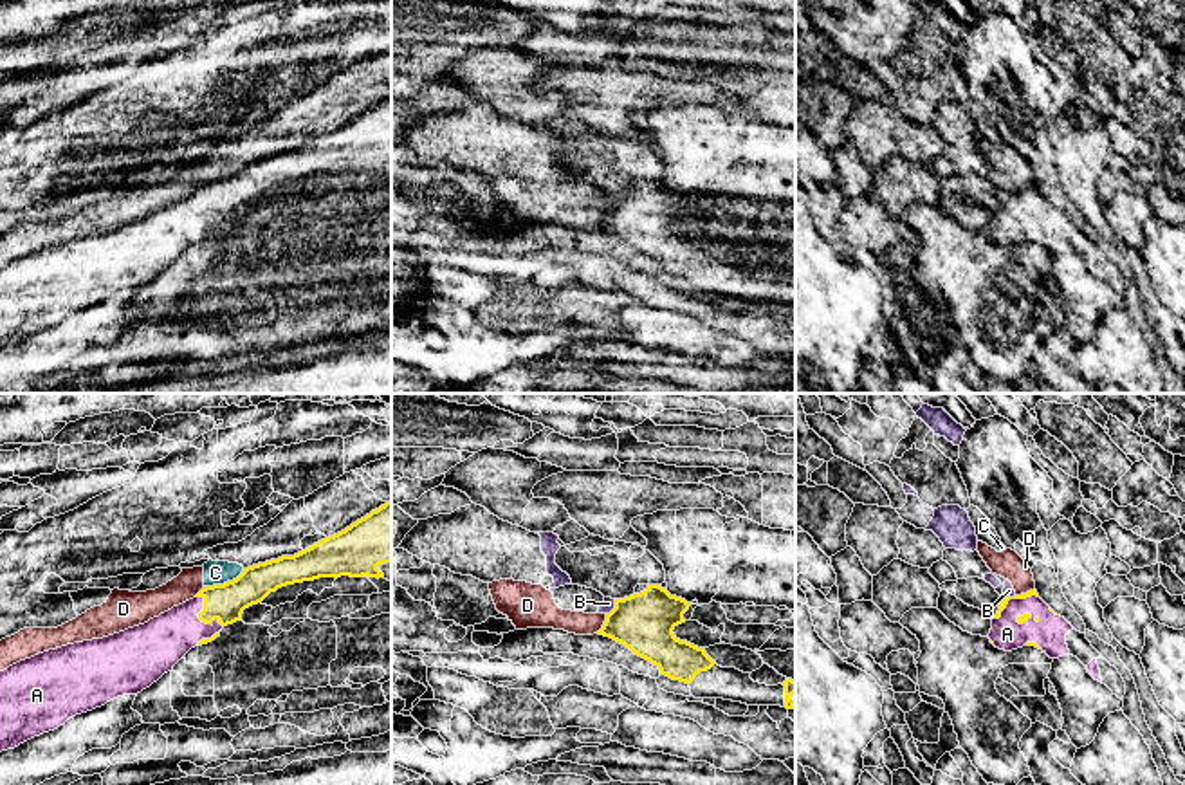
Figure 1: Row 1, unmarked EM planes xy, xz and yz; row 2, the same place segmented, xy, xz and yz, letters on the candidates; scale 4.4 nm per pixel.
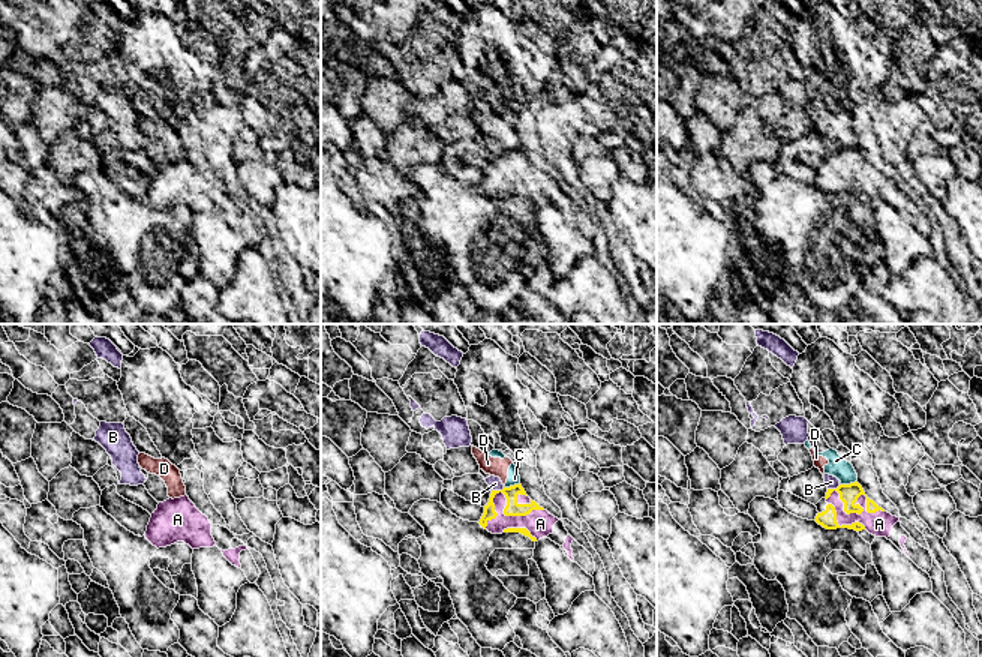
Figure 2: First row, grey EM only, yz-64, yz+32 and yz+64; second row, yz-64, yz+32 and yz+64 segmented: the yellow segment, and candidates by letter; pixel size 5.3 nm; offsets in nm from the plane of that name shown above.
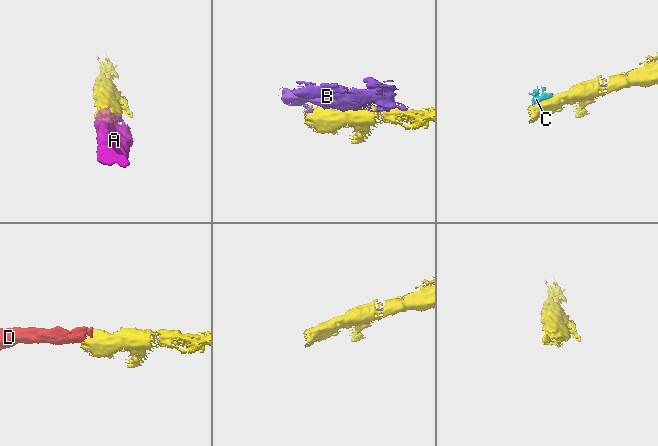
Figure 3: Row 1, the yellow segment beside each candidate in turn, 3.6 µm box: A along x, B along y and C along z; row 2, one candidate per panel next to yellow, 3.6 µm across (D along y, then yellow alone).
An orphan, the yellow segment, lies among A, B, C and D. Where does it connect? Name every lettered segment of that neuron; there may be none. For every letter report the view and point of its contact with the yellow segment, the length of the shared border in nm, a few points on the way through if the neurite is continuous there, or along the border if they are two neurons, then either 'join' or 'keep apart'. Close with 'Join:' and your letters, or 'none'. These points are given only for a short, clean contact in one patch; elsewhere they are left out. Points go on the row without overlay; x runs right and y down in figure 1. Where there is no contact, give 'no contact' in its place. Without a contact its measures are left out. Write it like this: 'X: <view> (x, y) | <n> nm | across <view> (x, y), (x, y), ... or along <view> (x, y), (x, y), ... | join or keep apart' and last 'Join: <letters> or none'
A: xy (199, 213) | 190 nm | join
B: xz (615, 203) | 80 nm | along xz (615, 195), (615, 201), (606, 210) | keep apart
C: xy (224, 179) | 190 nm | along xy (244, 165), (231, 175), (206, 183) | keep apart
D: xz (605, 219) | 100 nm | along xz (606, 210), (606, 215), (596, 228) | keep apart
Join: A

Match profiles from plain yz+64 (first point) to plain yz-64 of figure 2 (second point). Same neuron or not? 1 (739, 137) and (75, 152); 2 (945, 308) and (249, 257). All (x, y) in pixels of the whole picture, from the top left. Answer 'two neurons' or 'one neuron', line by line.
1: one neuron
2: one neuron

